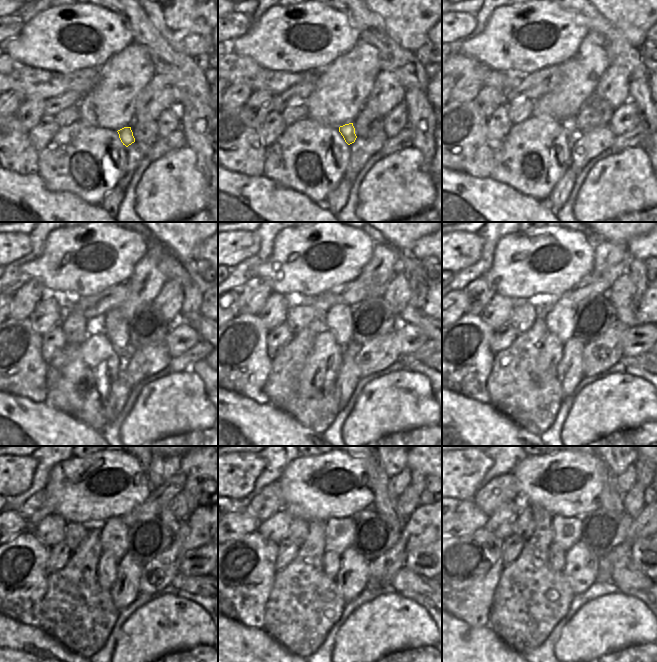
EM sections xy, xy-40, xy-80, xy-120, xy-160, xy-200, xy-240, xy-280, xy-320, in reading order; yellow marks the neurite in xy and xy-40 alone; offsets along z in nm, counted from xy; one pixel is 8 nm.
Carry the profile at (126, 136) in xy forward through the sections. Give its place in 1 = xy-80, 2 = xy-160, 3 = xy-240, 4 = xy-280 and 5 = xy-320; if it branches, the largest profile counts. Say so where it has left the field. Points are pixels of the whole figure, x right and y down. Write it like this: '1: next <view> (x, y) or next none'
1: next xy-80 (569, 124)
2: next xy-160 (337, 320)
3: next xy-240 (114, 532)
4: next xy-280 (339, 532)
5: next xy-320 (566, 531)

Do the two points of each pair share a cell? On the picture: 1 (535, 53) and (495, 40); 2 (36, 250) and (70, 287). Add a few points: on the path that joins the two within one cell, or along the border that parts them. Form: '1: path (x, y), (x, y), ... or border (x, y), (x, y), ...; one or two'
1: path (525, 49), (515, 42), (505, 42); one
2: border (49, 233), (42, 253), (20, 267); two

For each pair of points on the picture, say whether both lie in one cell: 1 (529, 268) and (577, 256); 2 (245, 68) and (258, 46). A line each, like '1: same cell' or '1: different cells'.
1: same cell
2: different cells

